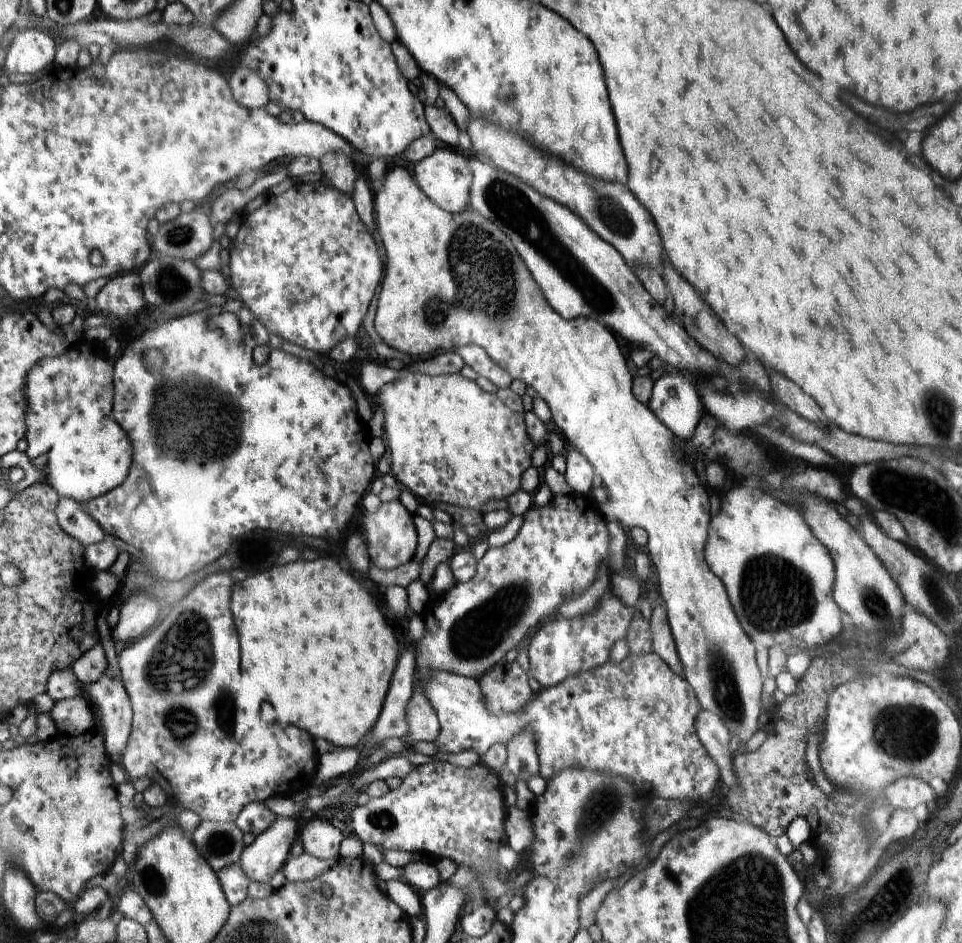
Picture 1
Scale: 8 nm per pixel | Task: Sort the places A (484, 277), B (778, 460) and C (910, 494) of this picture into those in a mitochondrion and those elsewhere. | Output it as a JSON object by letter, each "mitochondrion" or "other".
{"A":"mitochondrion","B":"other","C":"mitochondrion"}

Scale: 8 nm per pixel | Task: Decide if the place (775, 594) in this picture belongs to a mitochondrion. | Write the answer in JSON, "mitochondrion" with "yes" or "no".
{"mitochondrion":"yes"}

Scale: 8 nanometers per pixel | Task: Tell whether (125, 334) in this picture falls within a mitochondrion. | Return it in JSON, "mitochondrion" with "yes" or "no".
{"mitochondrion":"no"}

